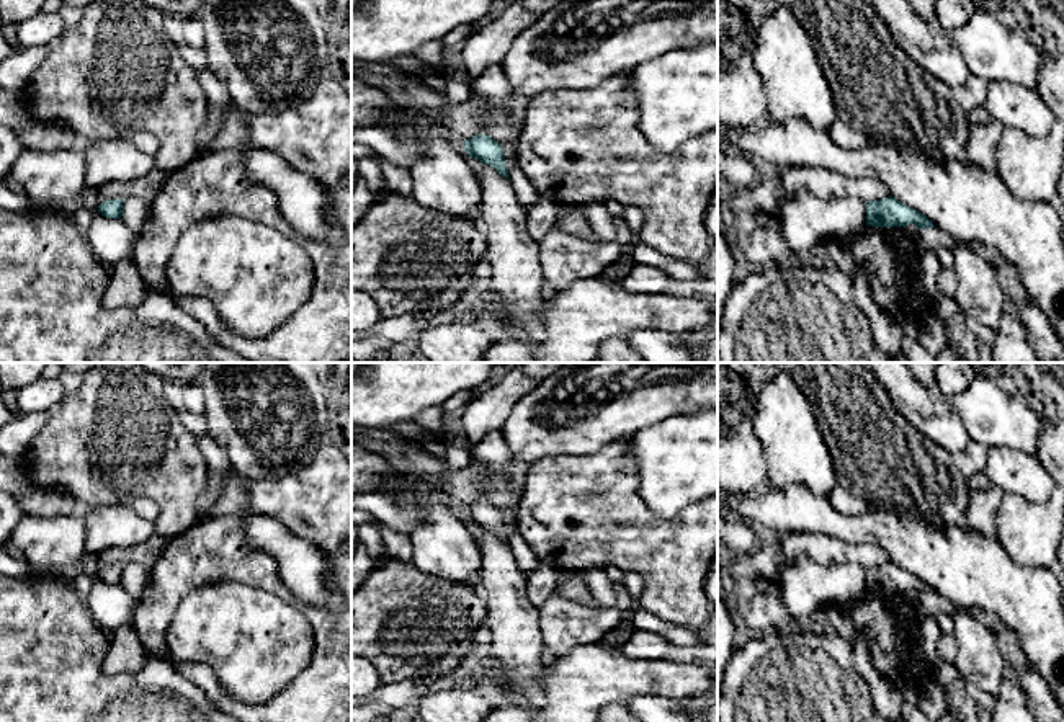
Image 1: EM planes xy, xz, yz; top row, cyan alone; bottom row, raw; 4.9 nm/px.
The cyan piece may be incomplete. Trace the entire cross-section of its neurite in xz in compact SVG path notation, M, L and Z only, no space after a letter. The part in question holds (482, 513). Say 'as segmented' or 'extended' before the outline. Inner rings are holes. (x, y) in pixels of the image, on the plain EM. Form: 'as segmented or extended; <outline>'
as segmented; M477 500L464 506L464 516L469 523L477 524L481 529L490 531L502 542L508 544L503 516L500 510L495 508L490 501Z

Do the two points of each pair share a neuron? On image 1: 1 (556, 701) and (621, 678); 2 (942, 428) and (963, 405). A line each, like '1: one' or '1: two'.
1: one
2: two

